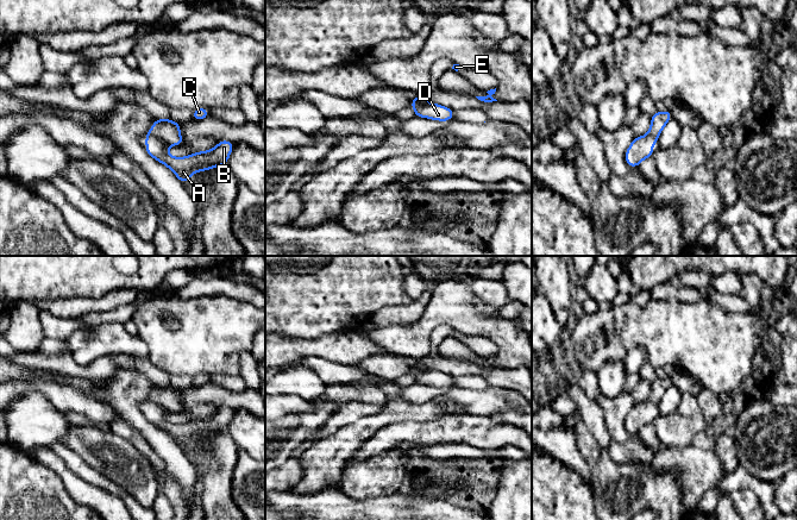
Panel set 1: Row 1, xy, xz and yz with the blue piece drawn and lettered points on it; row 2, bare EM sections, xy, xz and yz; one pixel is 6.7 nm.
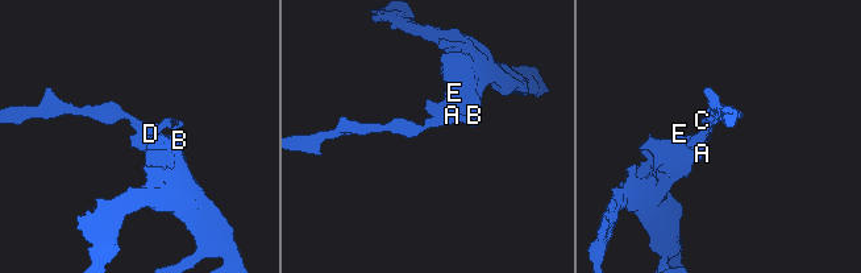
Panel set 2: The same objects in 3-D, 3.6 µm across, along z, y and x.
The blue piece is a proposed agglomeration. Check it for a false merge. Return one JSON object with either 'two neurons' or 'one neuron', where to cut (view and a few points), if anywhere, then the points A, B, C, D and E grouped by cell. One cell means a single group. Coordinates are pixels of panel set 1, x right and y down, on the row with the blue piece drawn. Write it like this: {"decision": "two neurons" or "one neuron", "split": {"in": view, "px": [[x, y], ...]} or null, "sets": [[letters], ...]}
{"decision": "two neurons", "split": {"in": "xy", "px": [[148, 132], [170, 144]]}, "sets": [["A", "B", "E"], ["C", "D"]]}

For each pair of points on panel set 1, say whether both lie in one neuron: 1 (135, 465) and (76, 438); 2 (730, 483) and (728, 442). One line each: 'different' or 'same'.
1: same
2: different

